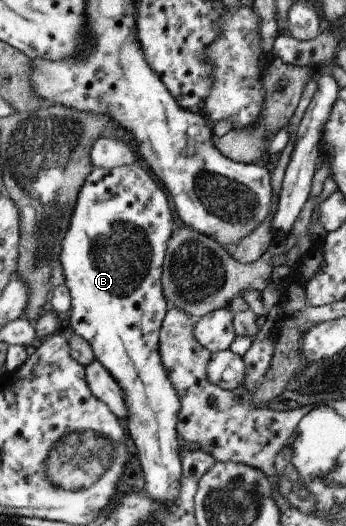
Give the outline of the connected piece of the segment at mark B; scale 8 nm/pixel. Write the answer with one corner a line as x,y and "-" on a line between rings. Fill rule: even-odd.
132,163
121,167
114,167
110,170
93,167
84,179
82,186
77,190
77,197
70,213
70,220
62,240
60,241
60,250
58,260
62,267
62,276
64,286
69,292
70,302
68,314
68,330
83,338
92,349
94,358
108,371
113,381
118,384
118,388
122,391
123,401
125,404
125,421
127,432
131,436
132,442
136,444
138,460
144,473
144,492
155,501
161,502
163,505
173,503
176,495
179,494
179,480
181,477
181,464
178,458
178,440
176,440
177,414
180,408
178,393
171,385
171,382
164,372
161,358
158,352
159,328
161,320
165,315
165,311
169,307
163,296
160,277
161,266
165,258
167,240
174,230
174,220
168,209
168,200
164,192
156,186
156,182
152,180
152,176
140,166
140,163

